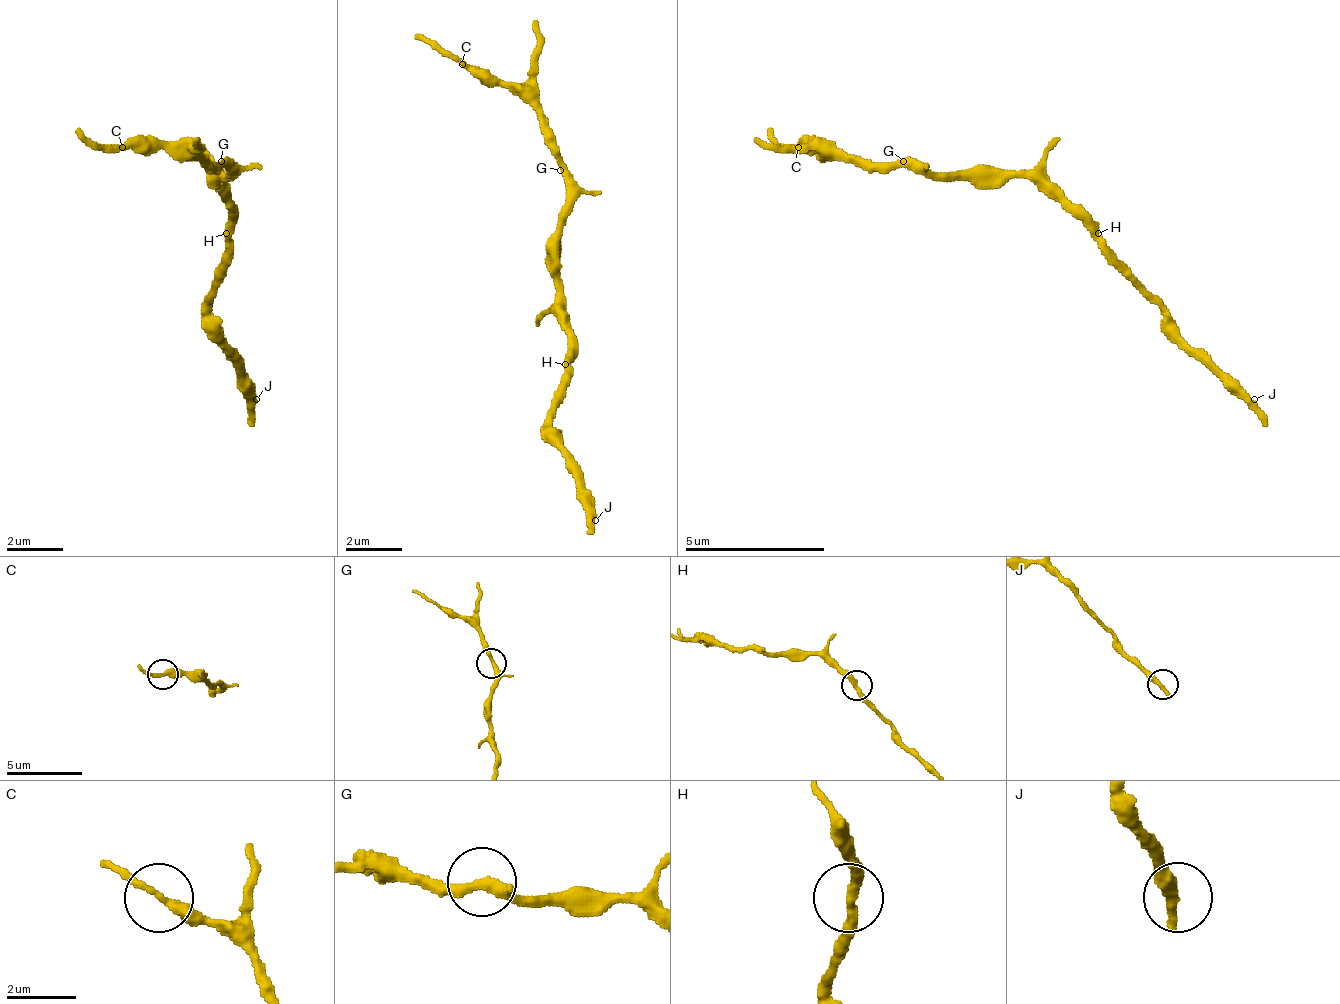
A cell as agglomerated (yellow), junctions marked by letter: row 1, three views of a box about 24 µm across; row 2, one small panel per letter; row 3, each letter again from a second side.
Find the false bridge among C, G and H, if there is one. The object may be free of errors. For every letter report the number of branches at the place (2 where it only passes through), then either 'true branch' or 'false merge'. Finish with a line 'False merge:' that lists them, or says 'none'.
C: branches 2; true branch
G: branches 2; true branch
H: branches 2; true branch
False merge: none

